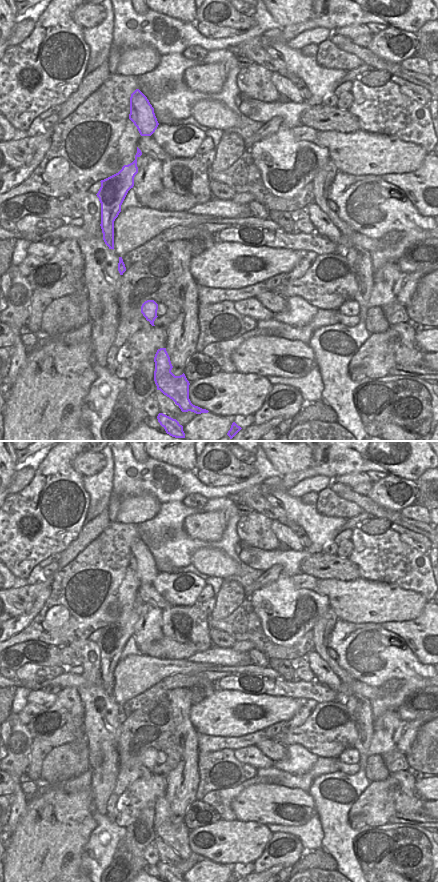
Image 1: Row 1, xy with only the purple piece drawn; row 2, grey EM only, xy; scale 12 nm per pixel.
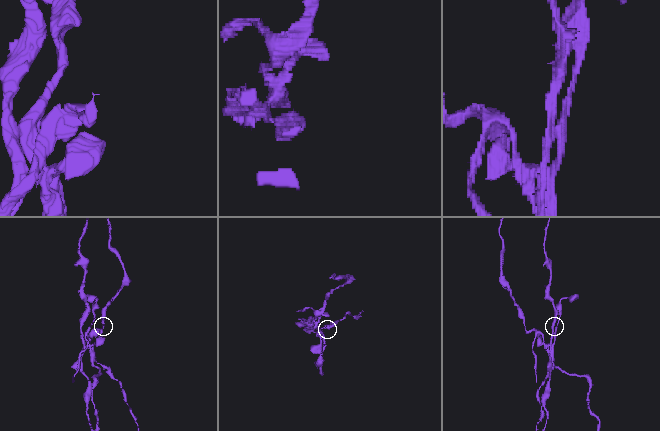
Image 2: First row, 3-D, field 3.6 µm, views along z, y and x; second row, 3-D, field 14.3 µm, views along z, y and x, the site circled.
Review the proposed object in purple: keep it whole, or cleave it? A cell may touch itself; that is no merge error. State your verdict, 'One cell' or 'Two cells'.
Two cells.

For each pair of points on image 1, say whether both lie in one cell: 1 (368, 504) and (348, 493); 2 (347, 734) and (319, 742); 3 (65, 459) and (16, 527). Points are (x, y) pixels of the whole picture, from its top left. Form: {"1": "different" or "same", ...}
{"1": "same", "2": "same", "3": "same"}

